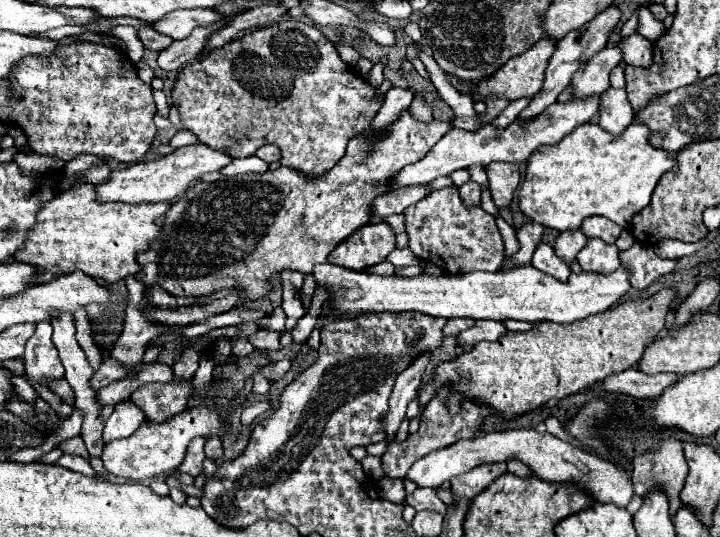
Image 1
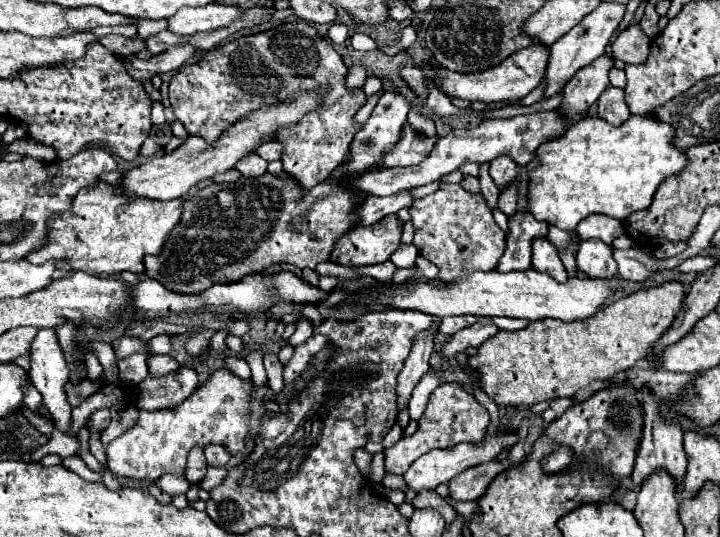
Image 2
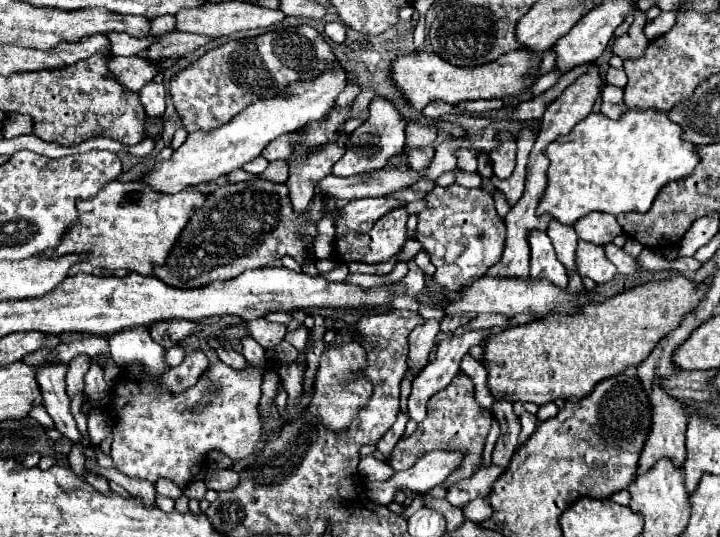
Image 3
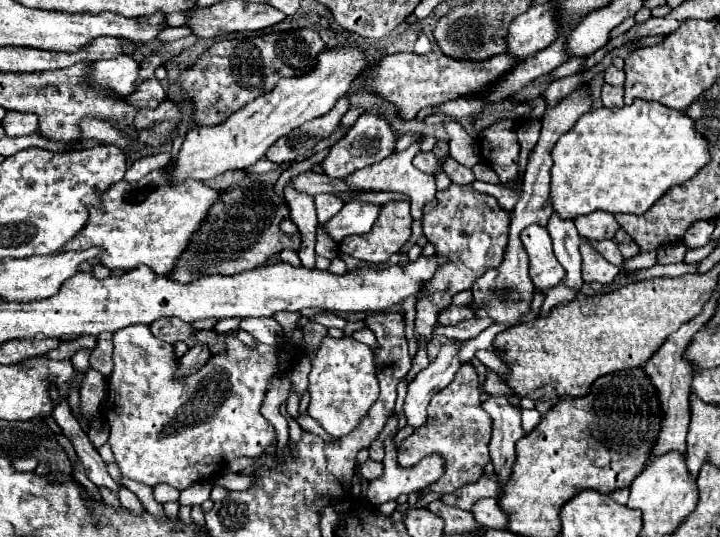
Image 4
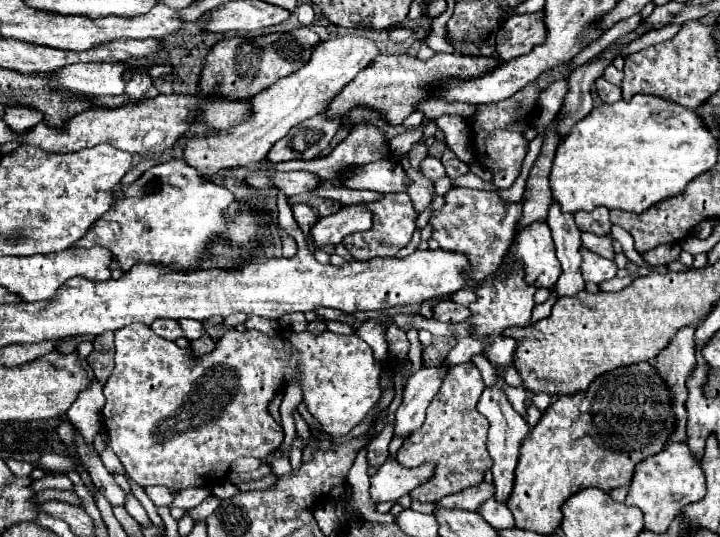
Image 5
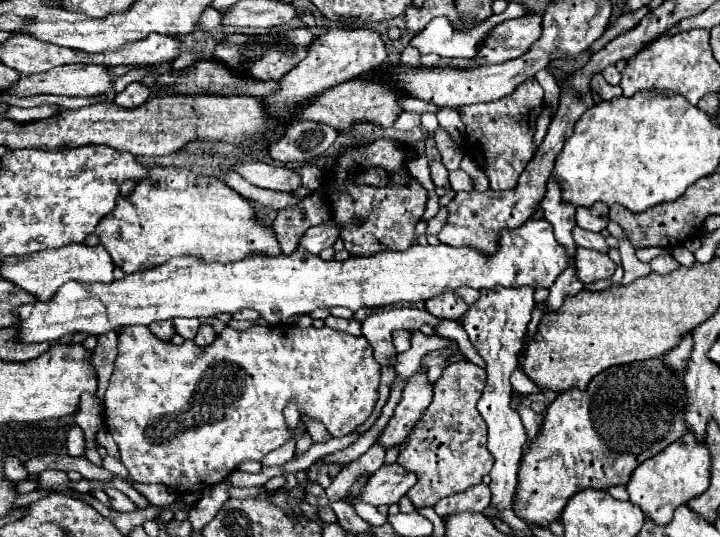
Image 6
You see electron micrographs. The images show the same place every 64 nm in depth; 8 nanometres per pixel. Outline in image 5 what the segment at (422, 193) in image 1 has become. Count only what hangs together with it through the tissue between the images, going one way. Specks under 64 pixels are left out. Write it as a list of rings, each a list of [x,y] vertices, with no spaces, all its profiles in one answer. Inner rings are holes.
[[[364,204],[342,206],[340,212],[320,218],[312,228],[312,240],[316,248],[324,244],[340,244],[342,238],[354,232],[364,232],[372,226],[372,212]]]

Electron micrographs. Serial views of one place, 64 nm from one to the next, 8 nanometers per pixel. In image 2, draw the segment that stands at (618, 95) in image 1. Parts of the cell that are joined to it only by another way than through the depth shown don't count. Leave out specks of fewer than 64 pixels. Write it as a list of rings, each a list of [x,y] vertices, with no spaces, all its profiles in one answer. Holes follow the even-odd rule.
[[[608,86],[604,94],[598,98],[598,116],[606,120],[612,126],[620,126],[622,122],[628,120],[630,110],[624,102],[624,90]]]

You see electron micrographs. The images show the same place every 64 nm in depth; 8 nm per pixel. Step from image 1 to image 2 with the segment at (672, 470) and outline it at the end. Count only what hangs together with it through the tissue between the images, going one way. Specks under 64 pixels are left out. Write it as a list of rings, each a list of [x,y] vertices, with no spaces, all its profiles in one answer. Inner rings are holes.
[[[644,390],[642,392],[642,398],[644,398],[644,432],[642,432],[642,440],[640,440],[640,450],[636,454],[636,466],[634,466],[634,472],[632,472],[632,482],[634,486],[642,486],[642,482],[656,470],[664,470],[668,472],[678,488],[682,488],[682,476],[686,474],[686,454],[684,454],[684,448],[682,448],[682,430],[676,426],[676,424],[670,424],[666,420],[662,420],[662,414],[660,414],[660,406],[656,404],[654,396]]]

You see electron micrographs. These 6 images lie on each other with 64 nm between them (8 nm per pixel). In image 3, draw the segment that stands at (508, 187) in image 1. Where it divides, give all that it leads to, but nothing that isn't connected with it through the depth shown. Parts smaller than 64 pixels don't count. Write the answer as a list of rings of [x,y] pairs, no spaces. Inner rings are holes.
[[[502,134],[500,136],[500,148],[490,154],[492,158],[492,168],[494,176],[500,180],[506,180],[512,176],[514,166],[516,166],[516,144],[510,136]]]

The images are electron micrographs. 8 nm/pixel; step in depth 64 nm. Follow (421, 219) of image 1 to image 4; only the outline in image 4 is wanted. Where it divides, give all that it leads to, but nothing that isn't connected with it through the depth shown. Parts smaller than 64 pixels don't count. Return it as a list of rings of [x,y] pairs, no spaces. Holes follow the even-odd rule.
[[[450,184],[446,190],[436,192],[436,208],[422,216],[422,230],[428,242],[436,248],[438,256],[448,258],[448,262],[438,270],[438,276],[430,280],[426,296],[418,298],[416,320],[414,320],[414,338],[420,350],[422,342],[430,342],[434,336],[436,316],[450,306],[450,298],[456,292],[470,290],[472,284],[490,268],[498,268],[508,244],[508,226],[510,212],[500,210],[496,198],[476,192],[472,186]]]

